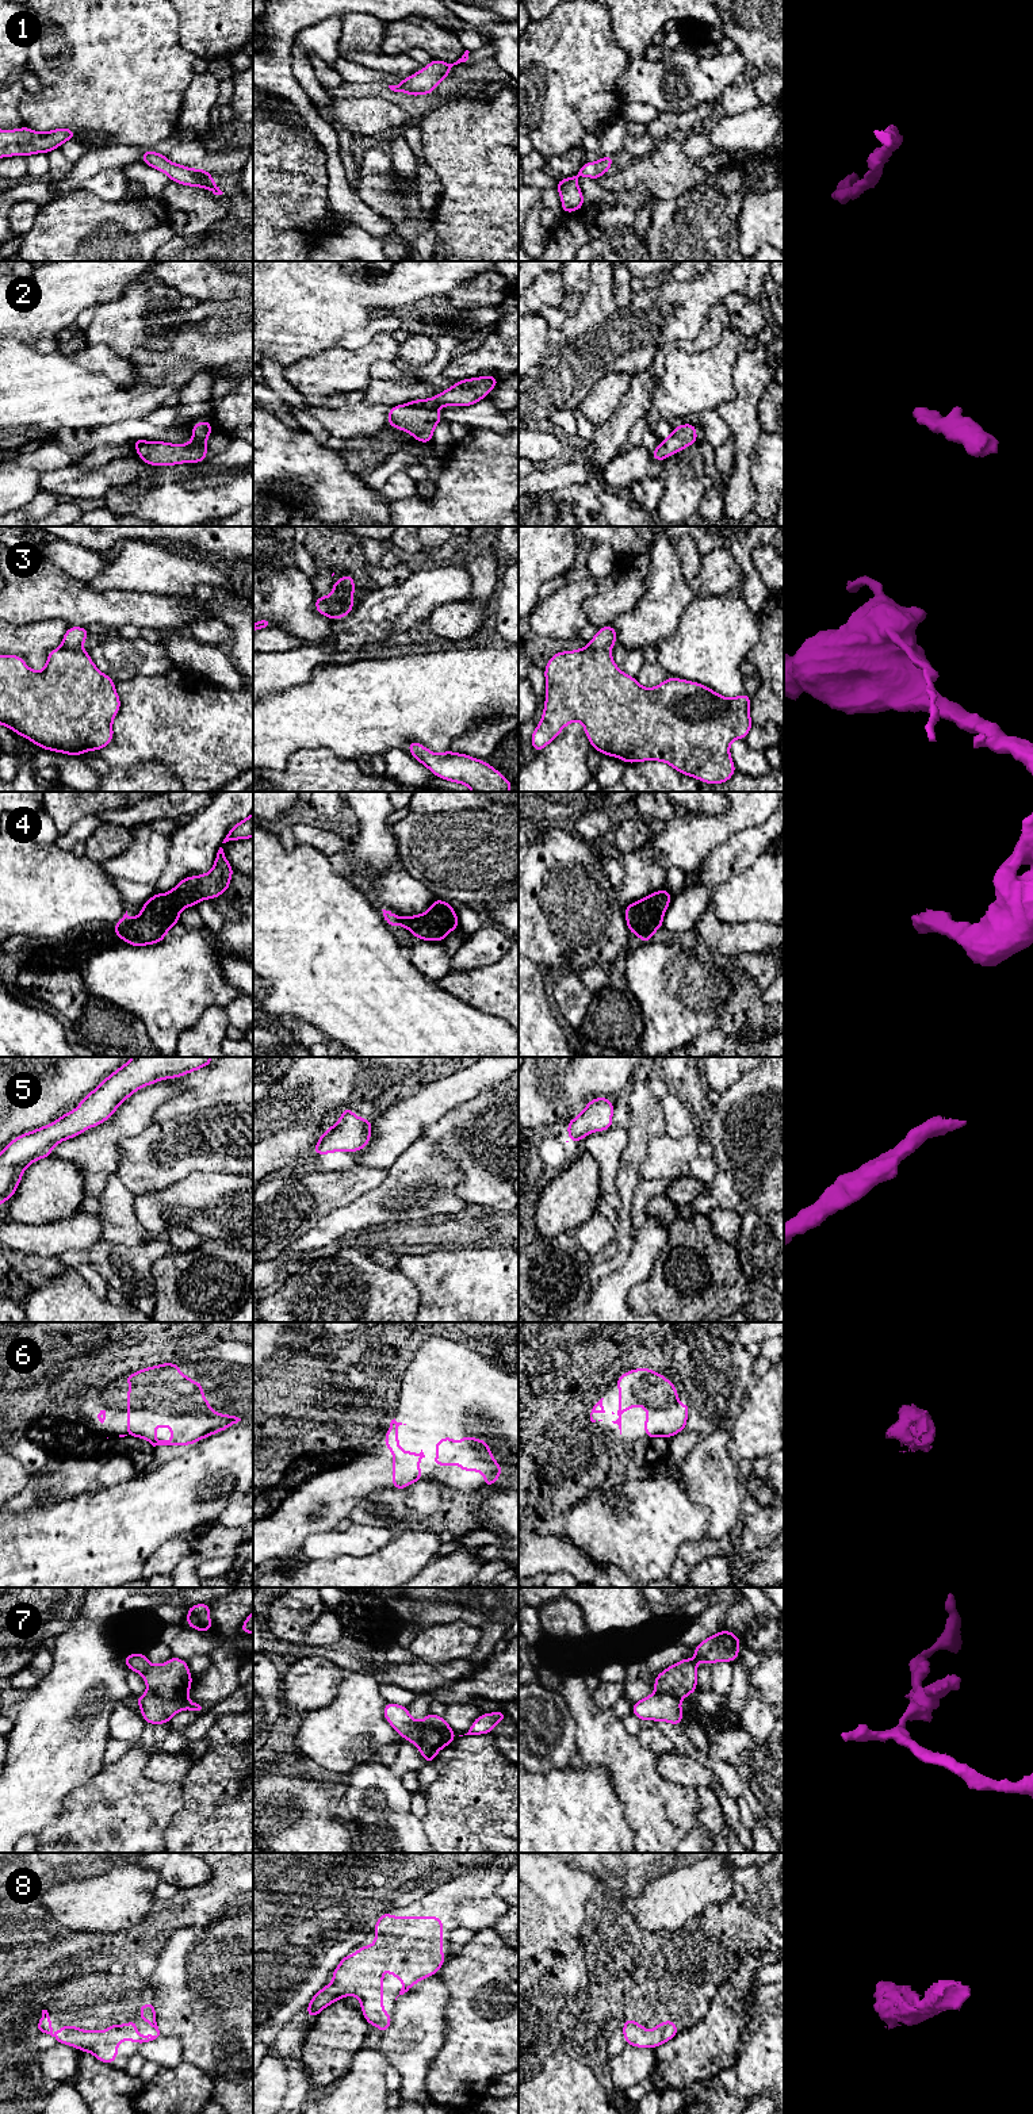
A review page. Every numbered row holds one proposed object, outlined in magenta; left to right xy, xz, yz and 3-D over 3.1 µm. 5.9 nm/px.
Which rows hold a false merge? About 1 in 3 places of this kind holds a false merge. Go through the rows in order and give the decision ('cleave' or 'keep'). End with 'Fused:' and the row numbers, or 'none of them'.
1: keep
2: keep
3: cleave
4: keep
5: keep
6: keep
7: cleave
8: keep
Fused: 3, 7

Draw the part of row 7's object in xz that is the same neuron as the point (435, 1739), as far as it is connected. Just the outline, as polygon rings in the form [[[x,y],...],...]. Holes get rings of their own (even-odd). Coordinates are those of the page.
[[[429,1727],[422,1742],[417,1746],[426,1763],[432,1763],[436,1754],[449,1743],[455,1736],[445,1734],[435,1727]]]

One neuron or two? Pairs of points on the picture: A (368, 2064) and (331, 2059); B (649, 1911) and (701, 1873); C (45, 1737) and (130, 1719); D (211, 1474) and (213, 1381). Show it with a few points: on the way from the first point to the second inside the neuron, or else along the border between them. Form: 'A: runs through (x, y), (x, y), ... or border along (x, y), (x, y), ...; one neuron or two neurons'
A: border along (363, 2048), (354, 2057), (352, 2065), (331, 2084); two neurons
B: runs through (662, 1904), (680, 1895), (688, 1887); one neuron
C: border along (125, 1701), (119, 1701), (110, 1715), (108, 1737); two neurons
D: border along (238, 1420), (188, 1446); two neurons

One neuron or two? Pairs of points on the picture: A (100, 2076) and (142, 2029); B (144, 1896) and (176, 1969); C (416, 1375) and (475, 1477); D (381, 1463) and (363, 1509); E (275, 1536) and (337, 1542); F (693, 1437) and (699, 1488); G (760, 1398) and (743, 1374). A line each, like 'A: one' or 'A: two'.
A: two
B: two
C: one
D: two
E: two
F: two
G: two

